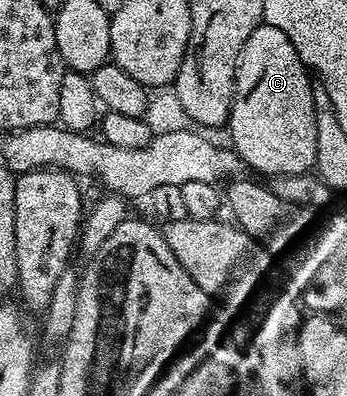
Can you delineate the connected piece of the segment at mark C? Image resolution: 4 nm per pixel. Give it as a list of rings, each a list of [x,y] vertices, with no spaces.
[[[261,24],[254,28],[254,32],[250,32],[236,61],[234,96],[226,123],[226,131],[228,130],[229,136],[232,137],[231,149],[235,150],[249,171],[257,170],[260,174],[268,174],[267,176],[279,176],[307,174],[315,167],[318,124],[312,83],[308,67],[302,64],[298,52],[294,52],[294,44],[286,40],[286,32],[282,32],[282,28]]]

